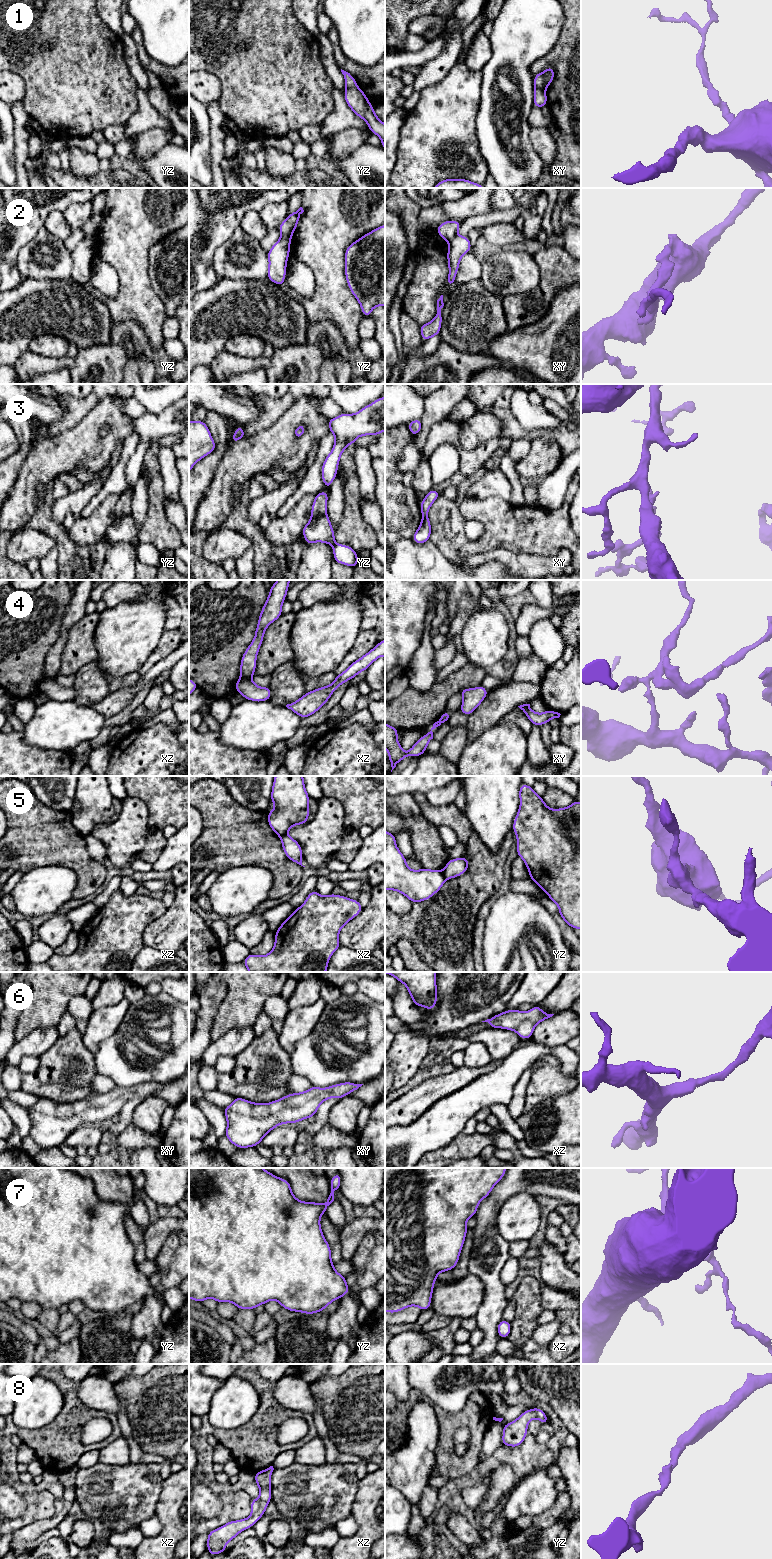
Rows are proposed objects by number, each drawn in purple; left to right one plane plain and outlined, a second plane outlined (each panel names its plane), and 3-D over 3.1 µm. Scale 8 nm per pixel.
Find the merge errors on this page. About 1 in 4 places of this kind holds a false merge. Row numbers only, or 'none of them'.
1, 2, 3, 4, 5

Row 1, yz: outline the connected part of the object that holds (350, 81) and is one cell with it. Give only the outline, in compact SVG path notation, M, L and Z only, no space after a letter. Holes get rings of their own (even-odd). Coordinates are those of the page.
M341 69L342 74L344 75L346 88L353 88L357 86L355 78L348 72Z

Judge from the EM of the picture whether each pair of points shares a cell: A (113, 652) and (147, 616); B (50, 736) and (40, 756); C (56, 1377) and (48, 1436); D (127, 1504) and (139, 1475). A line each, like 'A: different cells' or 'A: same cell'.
A: same cell
B: different cells
C: same cell
D: same cell

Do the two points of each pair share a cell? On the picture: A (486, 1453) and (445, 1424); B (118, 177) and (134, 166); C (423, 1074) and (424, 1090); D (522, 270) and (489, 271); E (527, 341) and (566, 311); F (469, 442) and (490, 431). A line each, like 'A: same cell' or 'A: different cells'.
A: different cells
B: different cells
C: different cells
D: same cell
E: same cell
F: same cell

